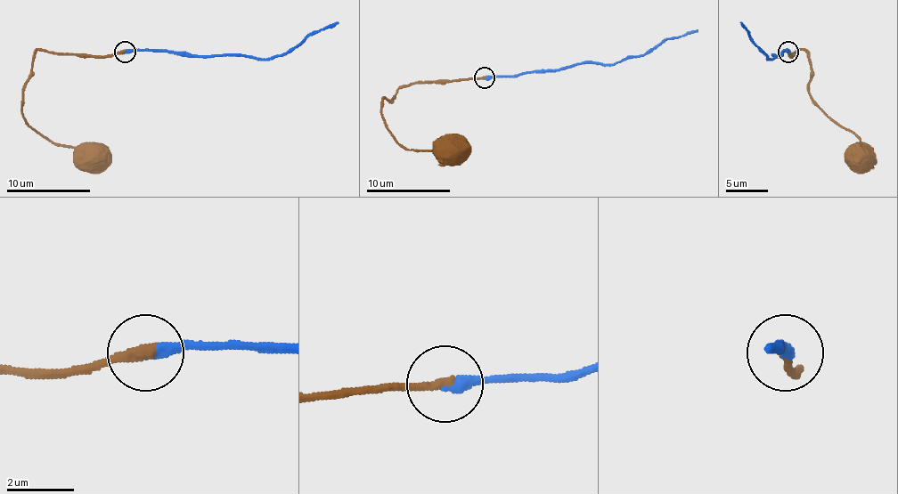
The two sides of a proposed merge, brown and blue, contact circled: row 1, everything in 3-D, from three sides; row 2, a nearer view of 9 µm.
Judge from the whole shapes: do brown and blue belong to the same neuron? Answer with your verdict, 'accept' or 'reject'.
accept

